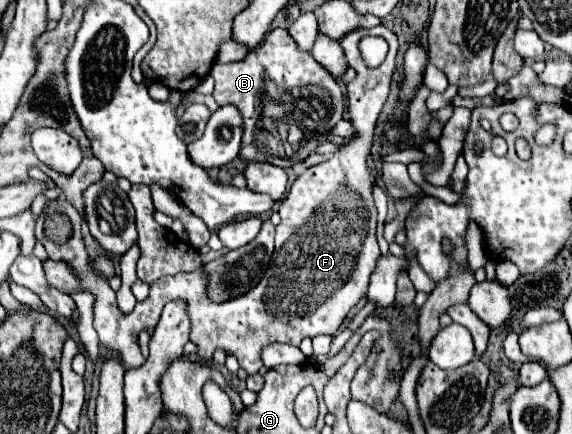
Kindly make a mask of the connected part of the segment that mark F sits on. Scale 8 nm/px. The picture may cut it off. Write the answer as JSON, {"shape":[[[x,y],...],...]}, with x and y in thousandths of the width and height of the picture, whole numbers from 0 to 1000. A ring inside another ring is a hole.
{"shape":[[[628,67],[617,71],[610,81],[603,81],[596,90],[596,108],[600,122],[607,131],[610,154],[617,154],[624,164],[624,177],[607,196],[607,237],[610,237],[610,265],[614,265],[614,283],[624,297],[624,311],[614,320],[610,334],[600,334],[596,348],[589,348],[582,357],[582,366],[537,389],[526,408],[516,412],[509,440],[502,445],[502,454],[491,463],[488,477],[488,495],[491,495],[491,514],[484,518],[484,541],[481,541],[481,583],[477,583],[477,606],[470,611],[470,624],[456,638],[456,652],[449,652],[446,666],[435,666],[428,680],[418,680],[414,689],[400,689],[393,698],[372,698],[362,684],[362,643],[358,643],[358,624],[344,620],[337,629],[313,629],[306,638],[281,638],[274,647],[264,652],[264,675],[250,698],[240,698],[240,707],[229,721],[212,721],[205,712],[201,698],[201,675],[198,666],[187,657],[184,643],[177,643],[177,634],[170,634],[170,624],[163,620],[159,601],[156,601],[156,583],[149,574],[145,560],[145,537],[142,537],[142,518],[145,518],[145,500],[142,491],[117,463],[117,459],[103,459],[93,477],[100,486],[114,486],[124,491],[124,514],[128,514],[128,541],[117,560],[100,565],[89,551],[82,551],[72,537],[72,505],[68,514],[68,541],[72,541],[72,560],[79,565],[86,597],[93,601],[114,601],[131,638],[142,647],[142,666],[152,675],[166,680],[166,698],[163,698],[163,753],[173,767],[173,786],[177,795],[184,795],[187,804],[198,804],[205,813],[212,813],[215,841],[226,855],[226,846],[247,846],[253,834],[250,813],[243,804],[240,790],[240,772],[253,758],[260,767],[267,767],[274,740],[278,740],[278,721],[285,717],[292,694],[323,694],[330,703],[330,730],[334,730],[334,786],[341,795],[348,795],[348,818],[355,827],[372,827],[372,809],[379,800],[386,800],[393,813],[411,818],[418,827],[418,841],[439,864],[449,859],[460,836],[456,836],[456,800],[470,795],[470,790],[509,790],[516,800],[523,800],[523,790],[533,776],[551,776],[551,772],[586,772],[589,758],[596,753],[596,744],[603,740],[607,721],[614,707],[621,707],[628,698],[628,689],[642,675],[645,661],[645,634],[656,620],[656,601],[666,588],[663,583],[663,565],[659,565],[659,546],[656,546],[656,528],[659,528],[659,482],[652,472],[652,426],[656,426],[656,399],[659,389],[652,385],[652,394],[645,394],[642,385],[642,362],[649,357],[649,325],[652,325],[652,302],[656,302],[656,283],[659,270],[677,233],[682,212],[684,177],[687,177],[687,159],[691,159],[691,127],[694,127],[694,85],[687,71],[680,67]],[[642,81],[663,81],[680,99],[680,118],[673,141],[656,154],[645,159],[628,122],[628,94]]]}

